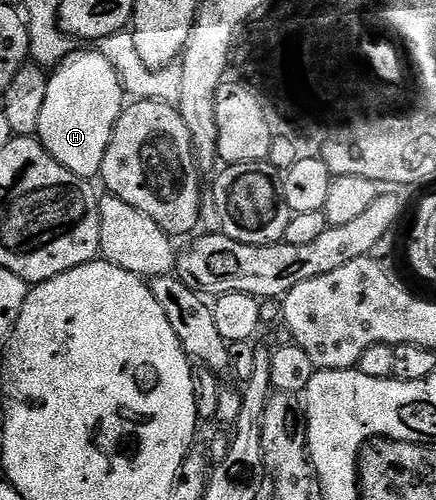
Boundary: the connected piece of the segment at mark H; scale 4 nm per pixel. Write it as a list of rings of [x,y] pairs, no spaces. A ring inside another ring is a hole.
[[[75,50],[63,58],[48,76],[48,94],[44,94],[44,107],[40,114],[37,139],[72,174],[94,178],[101,173],[104,154],[116,122],[128,103],[117,70],[99,50]]]

